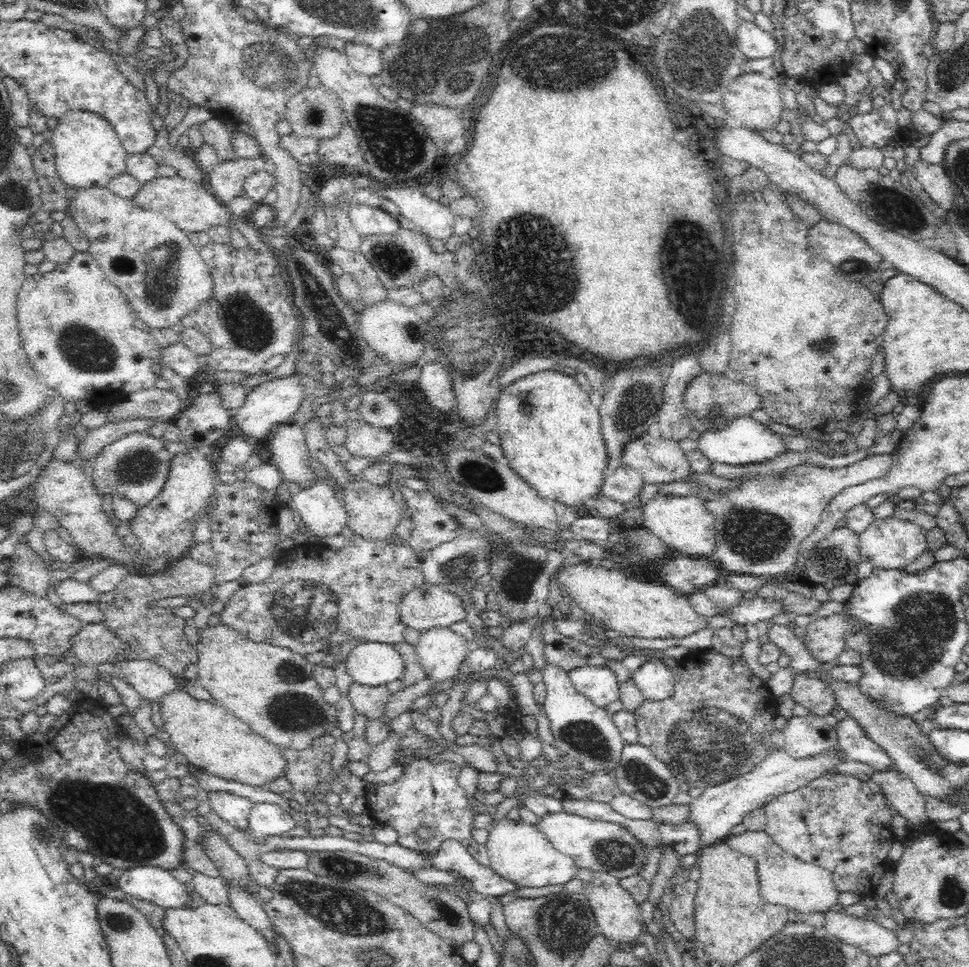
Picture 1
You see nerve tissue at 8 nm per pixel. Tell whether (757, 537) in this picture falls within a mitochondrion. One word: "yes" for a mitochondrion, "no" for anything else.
yes

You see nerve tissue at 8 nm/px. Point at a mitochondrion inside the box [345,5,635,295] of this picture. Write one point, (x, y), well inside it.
(560, 61)

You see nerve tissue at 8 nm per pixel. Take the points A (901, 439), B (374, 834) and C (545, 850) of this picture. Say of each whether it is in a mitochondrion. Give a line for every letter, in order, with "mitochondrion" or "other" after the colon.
A: other
B: other
C: other

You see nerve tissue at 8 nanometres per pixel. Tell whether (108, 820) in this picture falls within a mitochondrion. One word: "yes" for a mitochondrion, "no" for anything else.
yes

